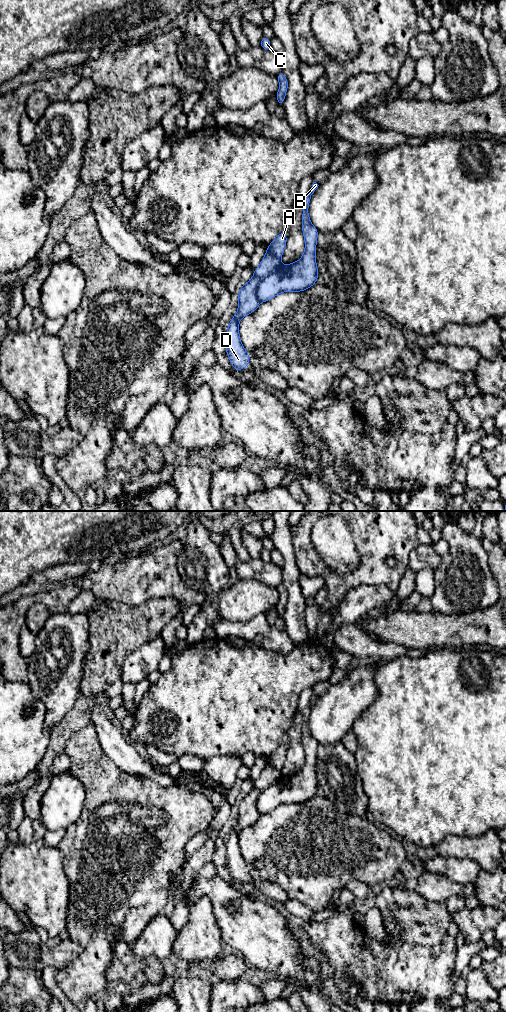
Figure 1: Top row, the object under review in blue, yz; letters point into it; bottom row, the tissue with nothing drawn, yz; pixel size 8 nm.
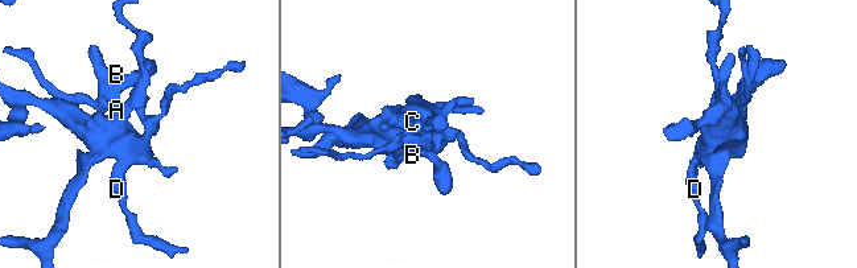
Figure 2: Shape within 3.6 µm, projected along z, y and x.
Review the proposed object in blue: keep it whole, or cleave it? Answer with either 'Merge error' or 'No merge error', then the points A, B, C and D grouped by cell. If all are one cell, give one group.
Merge error. Groups: A C D / B

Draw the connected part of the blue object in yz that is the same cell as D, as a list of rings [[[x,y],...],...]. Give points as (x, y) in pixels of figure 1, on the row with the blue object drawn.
[[[279,233],[267,246],[267,251],[253,273],[253,277],[245,284],[242,284],[238,295],[238,310],[230,320],[226,333],[226,354],[235,370],[242,370],[249,366],[250,356],[243,347],[239,335],[239,322],[248,314],[253,313],[260,305],[257,297],[257,288],[260,280],[277,270],[281,265],[281,257],[286,246],[287,234]]]

